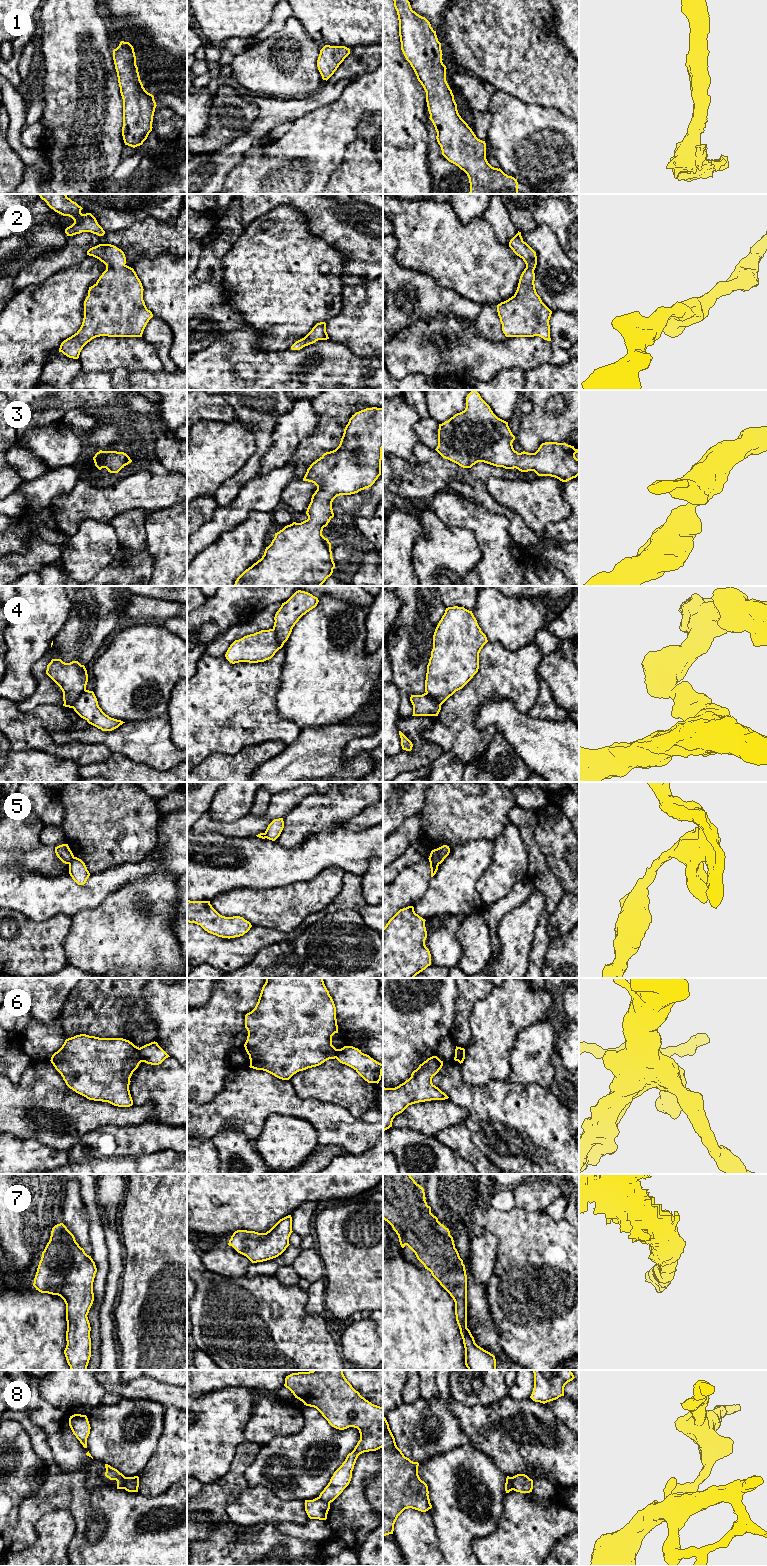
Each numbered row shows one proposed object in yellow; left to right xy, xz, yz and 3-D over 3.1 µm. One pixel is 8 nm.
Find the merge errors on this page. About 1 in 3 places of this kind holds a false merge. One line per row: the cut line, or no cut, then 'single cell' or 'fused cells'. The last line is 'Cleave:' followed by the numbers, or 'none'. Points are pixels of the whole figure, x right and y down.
1: cut none; single cell
2: cut none; single cell
3: cut none; single cell
4: cut xy (85, 689), (71, 707); fused cells
5: cut yz (428, 858), (438, 865); fused cells
6: cut xy (139, 1048), (141, 1061); fused cells
7: cut none; single cell
8: cut yz (511, 1477), (513, 1489); fused cells
Cleave: 4, 5, 6, 8

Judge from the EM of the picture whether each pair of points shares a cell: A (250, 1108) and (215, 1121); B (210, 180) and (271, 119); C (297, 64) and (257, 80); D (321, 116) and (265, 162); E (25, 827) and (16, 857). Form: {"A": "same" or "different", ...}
{"A": "same", "B": "same", "C": "same", "D": "same", "E": "different"}

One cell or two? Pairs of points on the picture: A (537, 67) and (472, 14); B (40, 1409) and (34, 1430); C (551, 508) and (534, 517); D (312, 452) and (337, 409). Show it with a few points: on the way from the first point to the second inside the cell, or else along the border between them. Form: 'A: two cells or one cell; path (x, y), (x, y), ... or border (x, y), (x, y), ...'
A: one cell; path (521, 58), (488, 26)
B: two cells; border (25, 1412), (43, 1430), (49, 1444)
C: one cell; path (547, 508), (543, 508), (538, 513)
D: one cell; path (320, 441), (328, 433), (332, 420)

